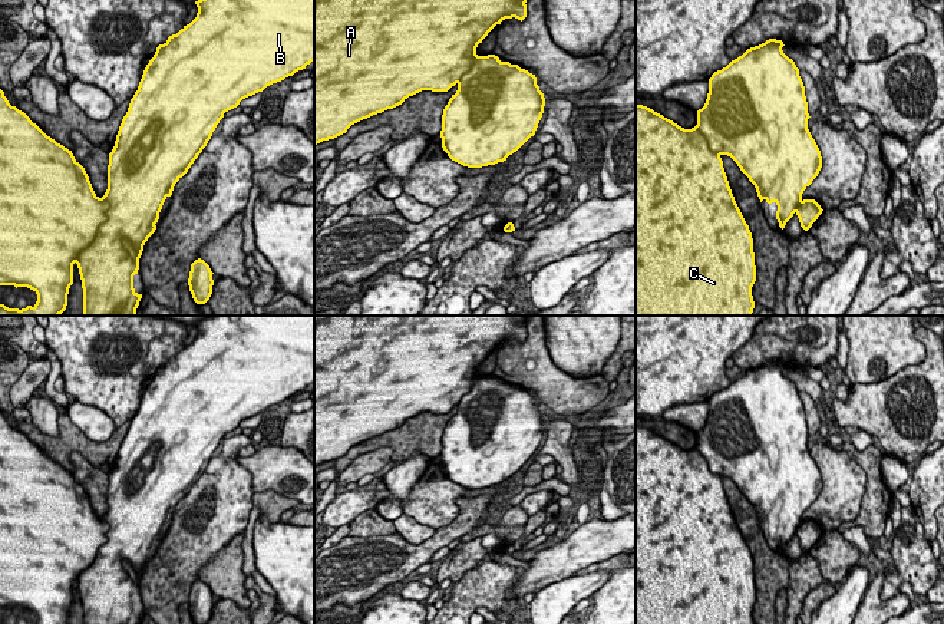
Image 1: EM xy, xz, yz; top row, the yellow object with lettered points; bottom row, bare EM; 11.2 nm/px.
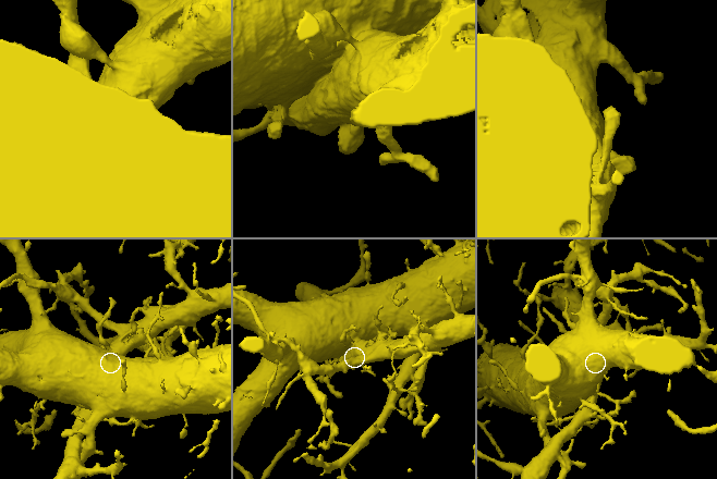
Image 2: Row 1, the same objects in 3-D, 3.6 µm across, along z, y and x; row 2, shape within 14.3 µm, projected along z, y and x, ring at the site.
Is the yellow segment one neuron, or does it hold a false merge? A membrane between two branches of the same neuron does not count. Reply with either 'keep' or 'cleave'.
cleave

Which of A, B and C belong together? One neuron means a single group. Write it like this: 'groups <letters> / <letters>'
groups A C / B

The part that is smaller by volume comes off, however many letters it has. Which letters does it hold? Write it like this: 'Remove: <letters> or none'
Remove: B

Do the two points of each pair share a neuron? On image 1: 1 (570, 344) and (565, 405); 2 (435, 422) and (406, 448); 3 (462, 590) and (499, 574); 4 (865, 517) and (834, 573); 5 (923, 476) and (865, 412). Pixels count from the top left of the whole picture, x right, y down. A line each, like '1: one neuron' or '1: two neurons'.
1: two neurons
2: one neuron
3: one neuron
4: two neurons
5: two neurons

